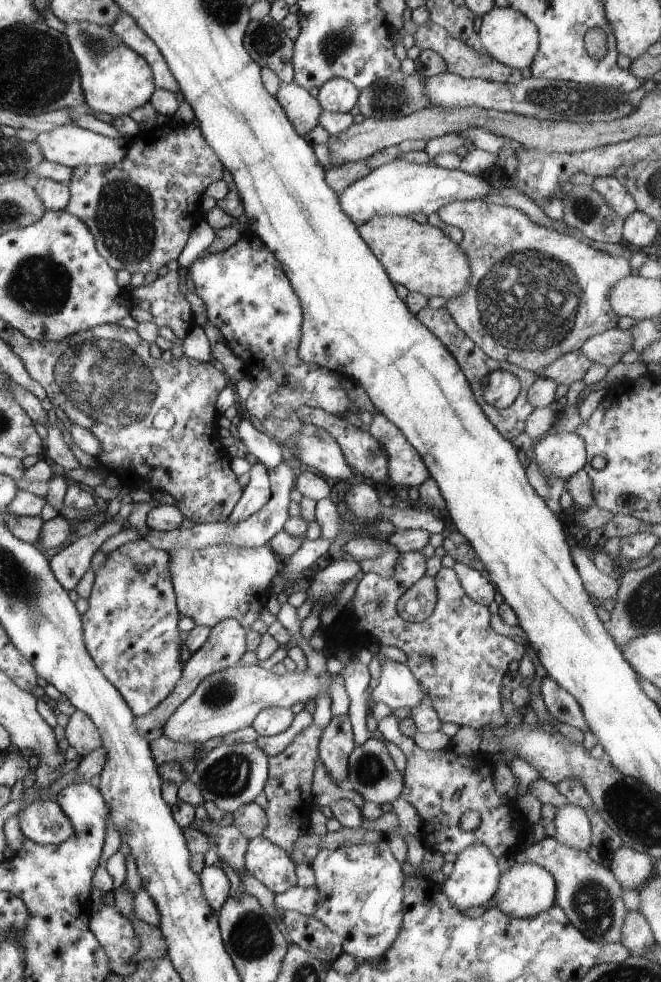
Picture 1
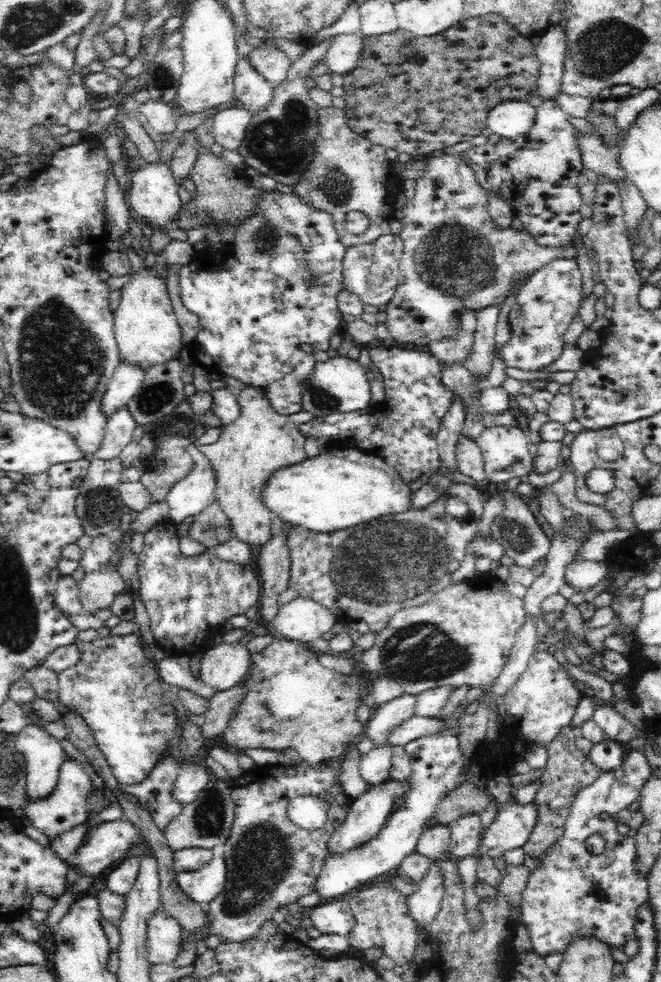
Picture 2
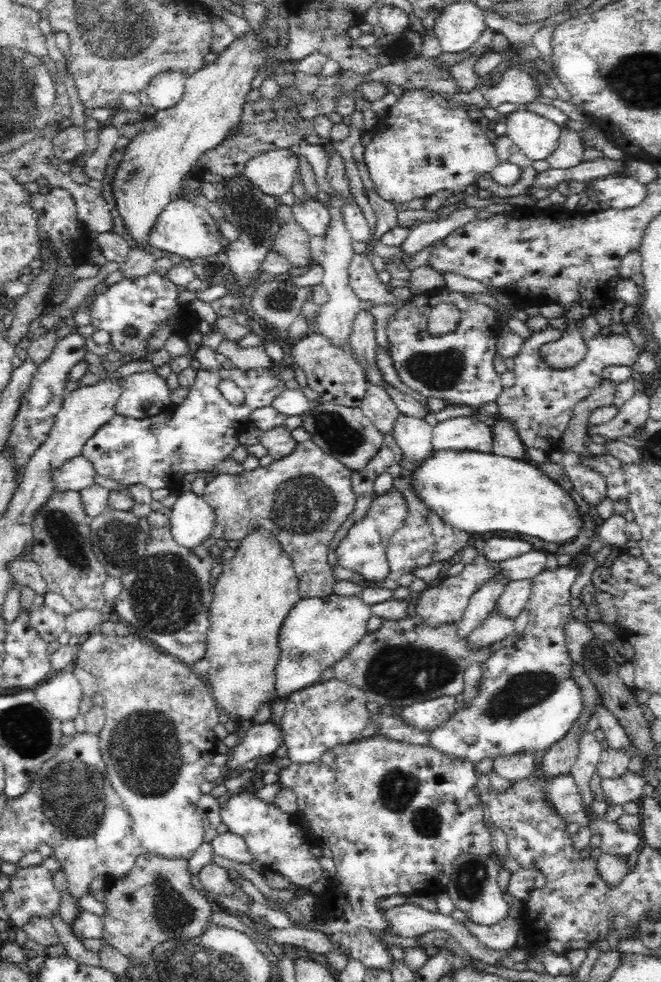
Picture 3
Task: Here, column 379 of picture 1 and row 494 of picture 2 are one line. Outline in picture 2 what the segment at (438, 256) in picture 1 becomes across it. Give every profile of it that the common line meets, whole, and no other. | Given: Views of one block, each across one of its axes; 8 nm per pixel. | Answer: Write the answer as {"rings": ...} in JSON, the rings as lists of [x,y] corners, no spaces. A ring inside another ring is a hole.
{"rings":[[[245,387],[236,393],[239,410],[241,413],[234,422],[220,426],[221,433],[216,442],[197,446],[211,462],[217,479],[217,489],[215,492],[216,501],[220,509],[226,513],[229,519],[229,529],[236,534],[236,538],[244,541],[247,545],[264,546],[272,538],[270,531],[270,521],[273,514],[262,504],[261,490],[268,478],[285,466],[306,460],[308,456],[304,452],[305,436],[299,431],[298,424],[290,420],[289,415],[278,414],[277,410],[270,404],[263,392],[252,387]]]}

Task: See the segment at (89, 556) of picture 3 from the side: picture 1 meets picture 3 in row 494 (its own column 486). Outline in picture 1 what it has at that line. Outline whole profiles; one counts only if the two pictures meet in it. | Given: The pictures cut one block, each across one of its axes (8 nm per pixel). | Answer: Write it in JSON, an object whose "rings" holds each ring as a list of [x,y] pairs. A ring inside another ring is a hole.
{"rings":[[[426,22],[420,25],[417,32],[413,34],[415,45],[423,51],[426,49],[433,50],[443,57],[447,66],[447,71],[453,75],[458,75],[463,79],[484,79],[485,81],[494,81],[502,84],[520,84],[524,77],[521,70],[514,70],[510,66],[498,62],[486,50],[477,51],[472,45],[463,40],[454,38],[444,27],[436,23]]]}

